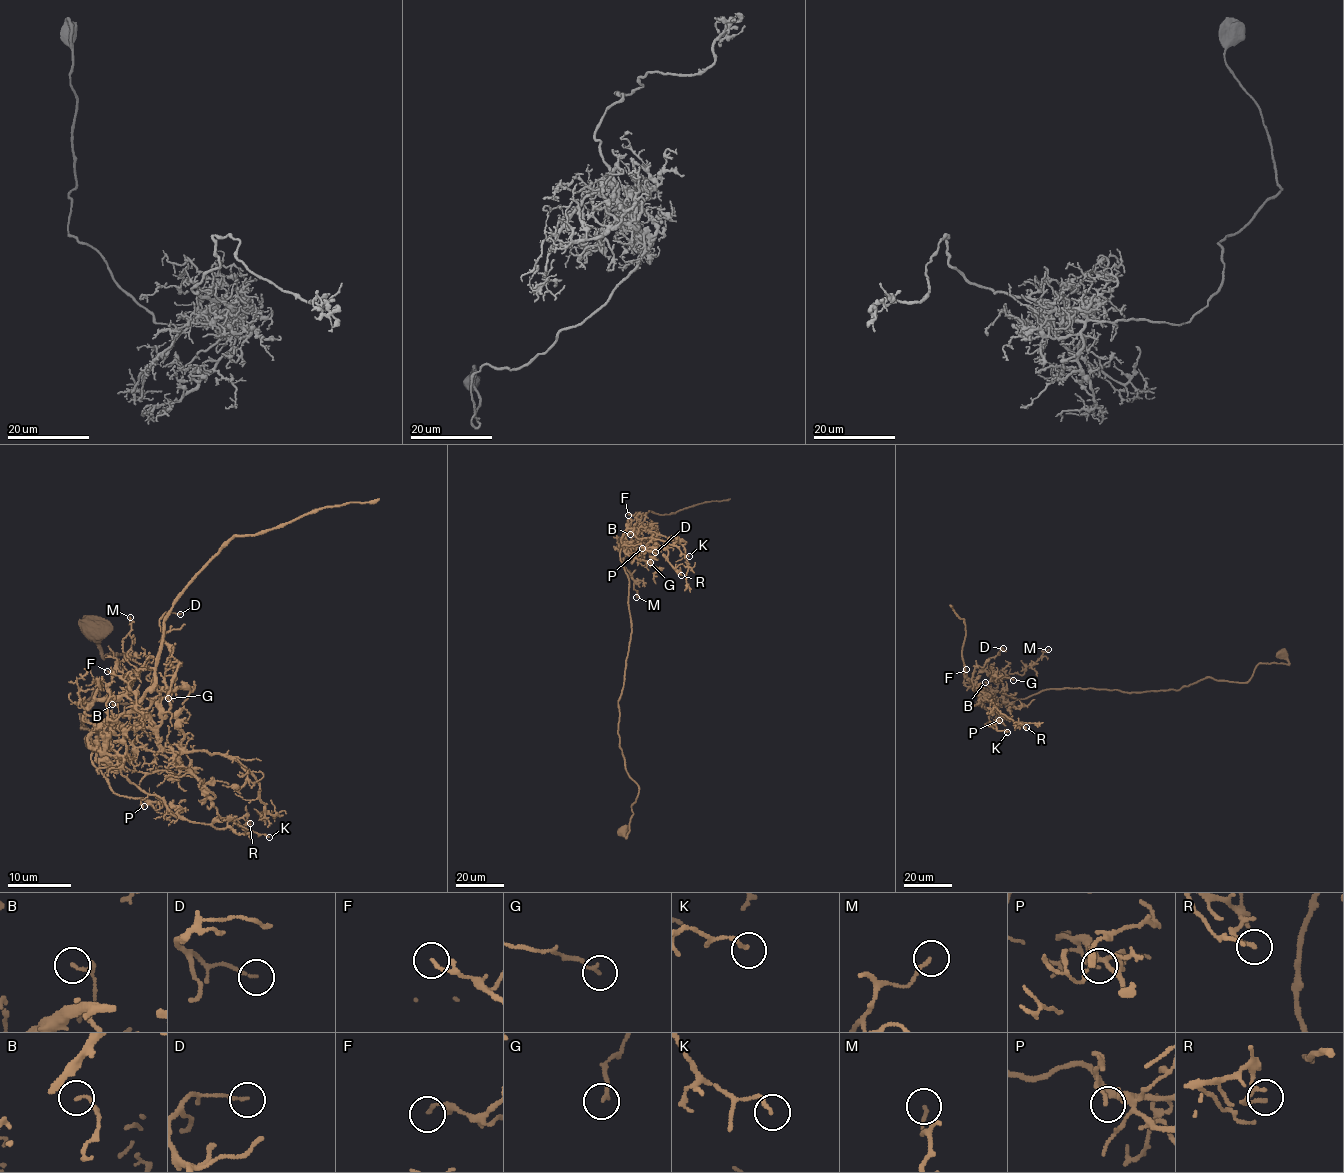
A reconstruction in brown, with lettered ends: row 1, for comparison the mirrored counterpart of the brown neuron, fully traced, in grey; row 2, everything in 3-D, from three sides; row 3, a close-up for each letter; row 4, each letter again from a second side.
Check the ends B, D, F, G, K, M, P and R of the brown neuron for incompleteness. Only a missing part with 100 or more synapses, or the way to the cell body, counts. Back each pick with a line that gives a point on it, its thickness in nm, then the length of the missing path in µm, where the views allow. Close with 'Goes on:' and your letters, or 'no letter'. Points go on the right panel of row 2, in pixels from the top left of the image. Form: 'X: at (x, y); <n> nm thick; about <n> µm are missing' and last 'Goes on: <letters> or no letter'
Goes on: no letter

